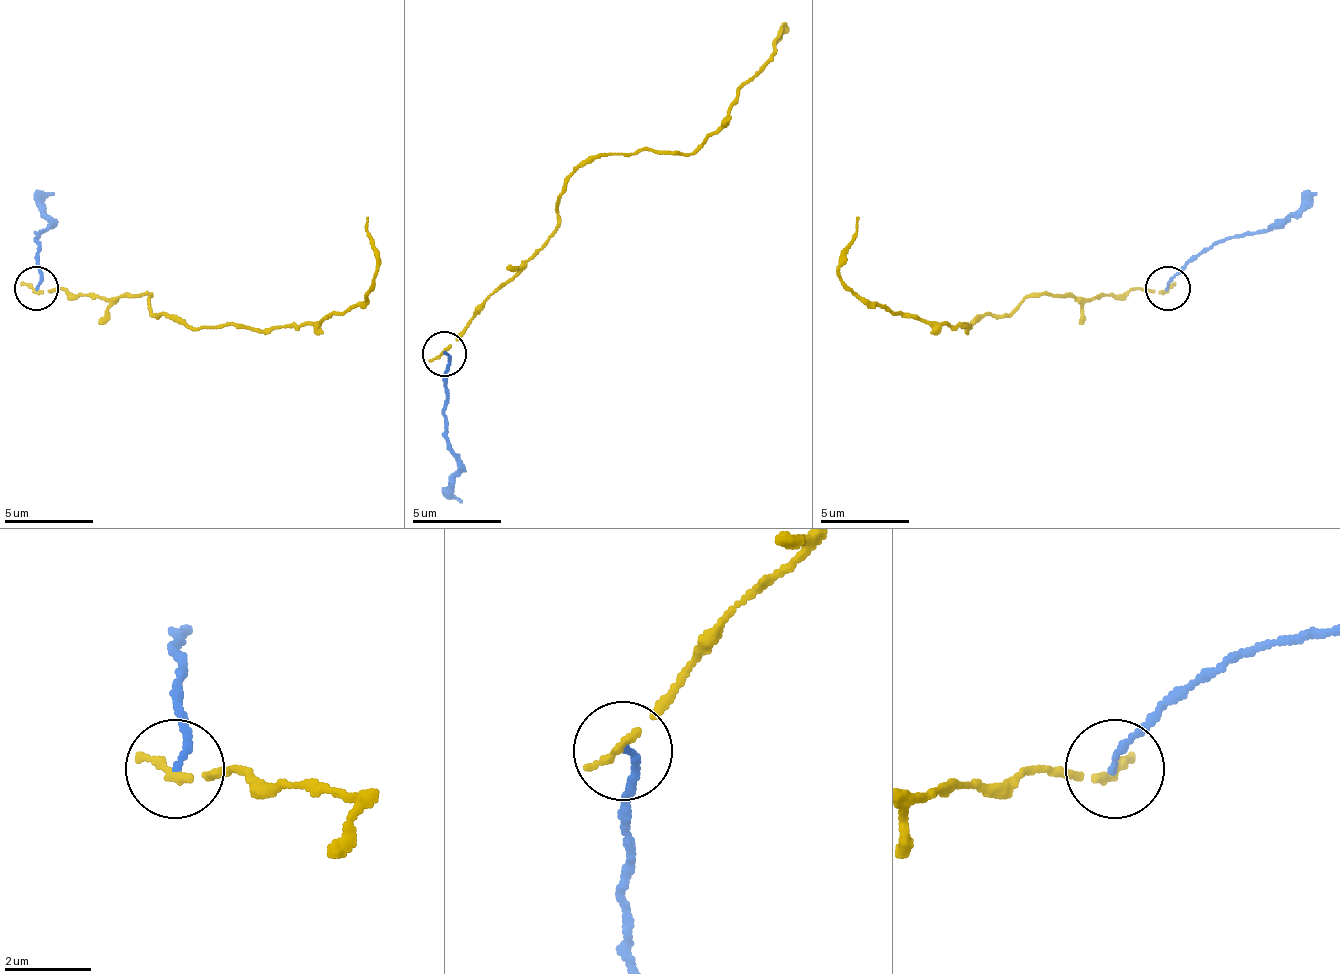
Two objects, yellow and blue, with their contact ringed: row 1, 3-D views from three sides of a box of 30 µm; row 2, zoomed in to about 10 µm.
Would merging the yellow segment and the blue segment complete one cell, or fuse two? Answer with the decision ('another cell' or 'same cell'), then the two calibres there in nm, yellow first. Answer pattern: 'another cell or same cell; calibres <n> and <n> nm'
another cell; calibres 200 and 160 nm

